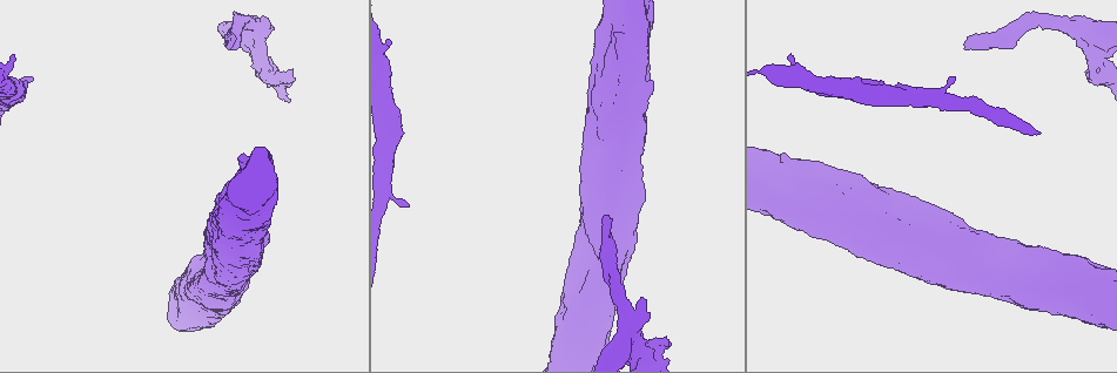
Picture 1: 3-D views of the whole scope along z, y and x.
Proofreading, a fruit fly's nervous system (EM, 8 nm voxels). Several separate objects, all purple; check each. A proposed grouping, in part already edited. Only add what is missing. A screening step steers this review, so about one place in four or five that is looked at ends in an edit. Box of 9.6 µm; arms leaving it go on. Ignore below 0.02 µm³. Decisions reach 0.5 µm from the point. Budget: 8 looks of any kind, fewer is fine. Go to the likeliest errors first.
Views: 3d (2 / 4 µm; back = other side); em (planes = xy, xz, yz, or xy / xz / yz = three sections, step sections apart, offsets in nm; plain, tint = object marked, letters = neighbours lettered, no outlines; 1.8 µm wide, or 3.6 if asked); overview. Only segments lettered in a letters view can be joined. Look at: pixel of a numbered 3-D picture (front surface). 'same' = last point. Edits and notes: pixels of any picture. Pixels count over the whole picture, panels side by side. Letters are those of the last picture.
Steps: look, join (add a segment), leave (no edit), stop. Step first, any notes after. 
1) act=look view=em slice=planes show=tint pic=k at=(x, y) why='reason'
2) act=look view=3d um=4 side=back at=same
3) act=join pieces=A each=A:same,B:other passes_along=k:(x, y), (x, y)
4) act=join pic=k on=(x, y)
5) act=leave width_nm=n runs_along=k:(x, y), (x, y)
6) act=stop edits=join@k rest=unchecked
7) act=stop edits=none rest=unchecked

act=look view=3d um=2 pic=1 at=(610, 220) why='end of a long branch'

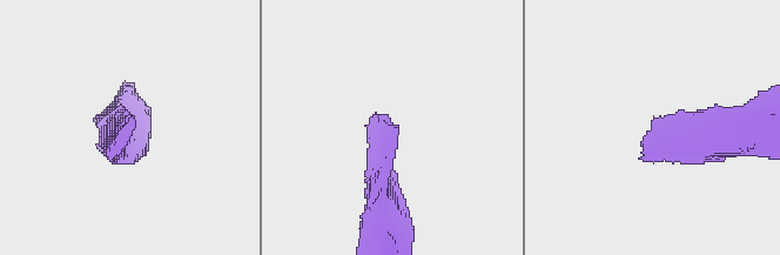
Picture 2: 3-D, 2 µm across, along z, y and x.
act=look view=em slice=planes show=letters pic=2 at=(132, 123)

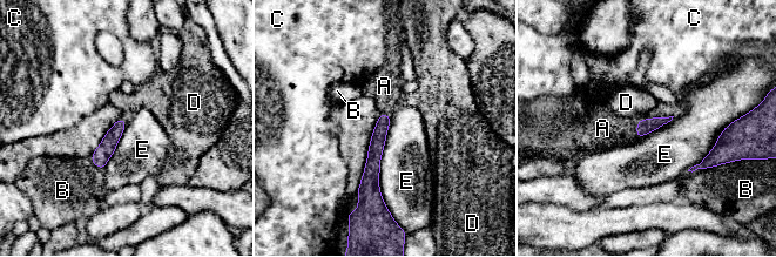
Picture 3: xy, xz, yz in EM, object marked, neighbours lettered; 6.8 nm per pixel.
act=join pieces=A each=A:same,B:other,C:other,D:other,E:other found='the neuron continues'

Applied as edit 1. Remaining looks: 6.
act=look view=em slice=planes show=letters pic=1 at=(670, 343) why='free end'

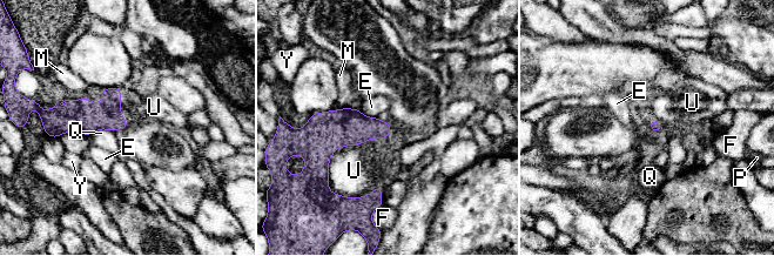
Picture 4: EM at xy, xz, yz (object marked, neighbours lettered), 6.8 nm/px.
act=leave longest_contact=U:480nm each=E:other,F:other,M:other,P:other,Q:other,U:other,Y:other border=4:(384, 140), (338, 148), (328, 180) found='no lettered segment goes on from it'

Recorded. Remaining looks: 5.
act=look view=3d um=4 pic=1 at=(266, 17) why='free end'

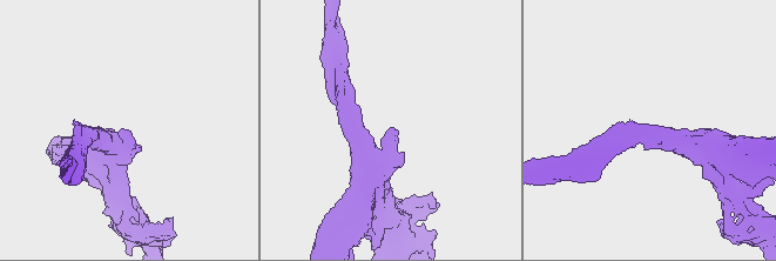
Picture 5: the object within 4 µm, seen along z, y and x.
act=look view=em slice=xz step=4 show=letters pic=5 at=(132, 135) why='shape alone is not enough'

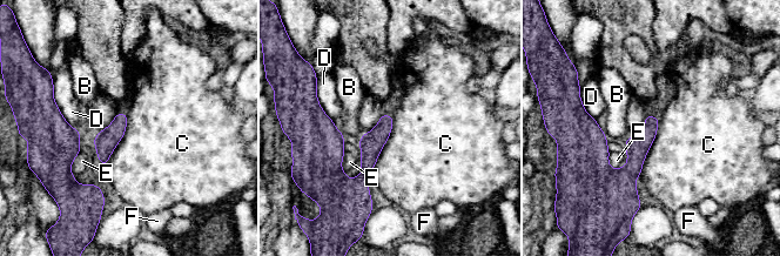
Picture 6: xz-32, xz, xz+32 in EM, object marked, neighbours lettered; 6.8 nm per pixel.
act=look view=em slice=yz step=4 show=letters at=same

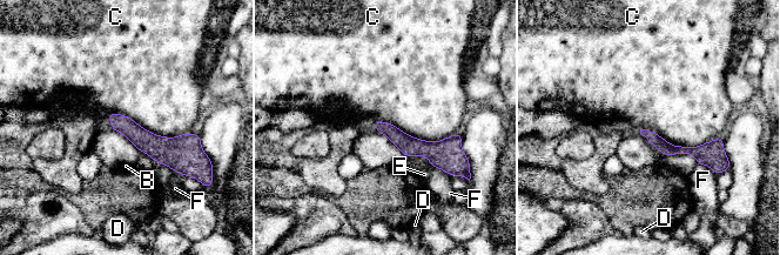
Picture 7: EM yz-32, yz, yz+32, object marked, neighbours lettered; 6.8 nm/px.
act=leave each=B:other,C:other,D:other,E:other,F:other found='no lettered segment goes on from it'

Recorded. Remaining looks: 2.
act=stop edits=join@3 rest=unchecked

